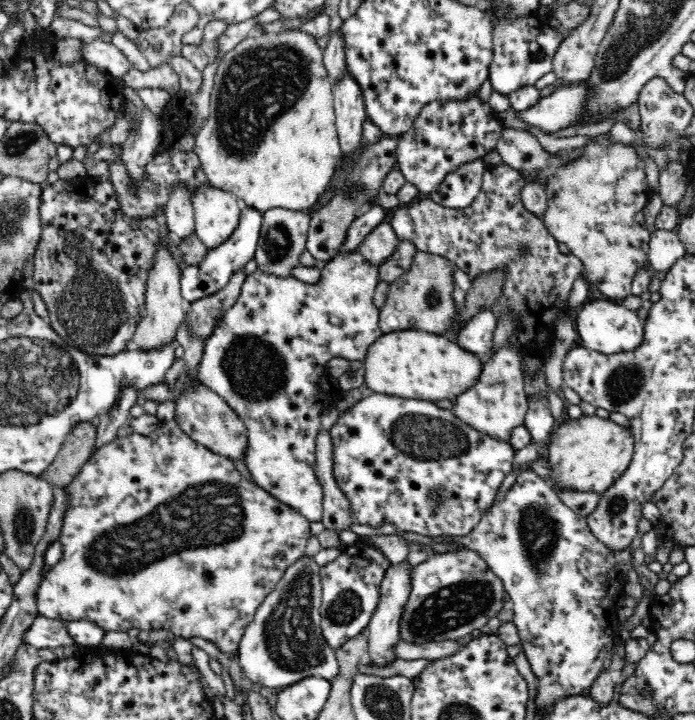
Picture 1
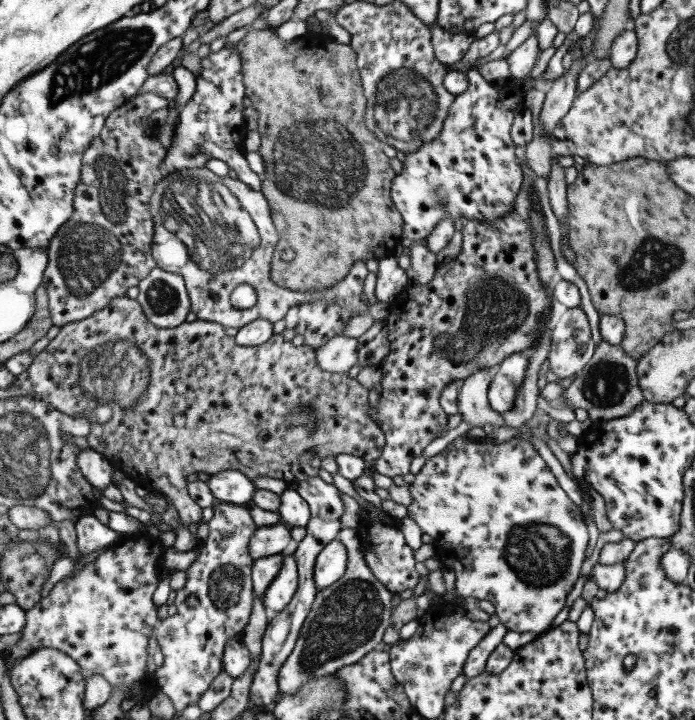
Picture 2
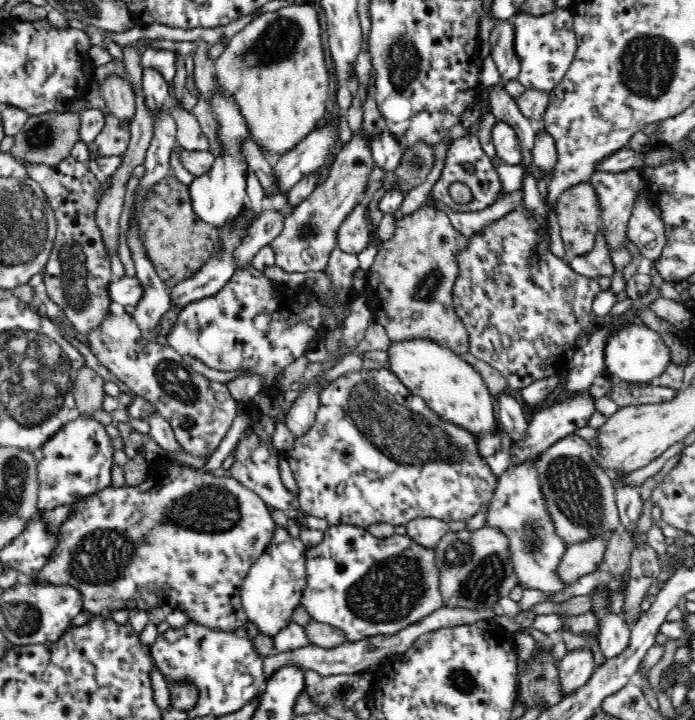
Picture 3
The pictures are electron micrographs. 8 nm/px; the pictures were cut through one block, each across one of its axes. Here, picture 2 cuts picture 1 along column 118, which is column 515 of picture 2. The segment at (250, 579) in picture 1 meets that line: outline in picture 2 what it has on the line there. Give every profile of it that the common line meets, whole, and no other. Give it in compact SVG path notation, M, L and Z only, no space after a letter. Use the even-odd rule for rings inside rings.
M457 437L442 450L442 452L428 457L421 470L415 474L414 482L408 484L412 504L407 506L407 516L410 517L419 527L423 534L432 536L436 551L435 555L440 558L442 567L445 570L452 570L456 577L455 594L444 593L444 599L456 599L457 596L468 598L473 596L478 600L488 600L494 605L500 622L508 630L514 632L544 632L548 630L554 617L564 608L566 596L570 594L574 583L578 580L582 562L585 560L585 552L588 548L588 529L582 511L570 500L566 492L558 485L556 477L546 462L540 457L534 445L522 437L513 437L501 444L489 443L485 439L472 441L469 437Z

